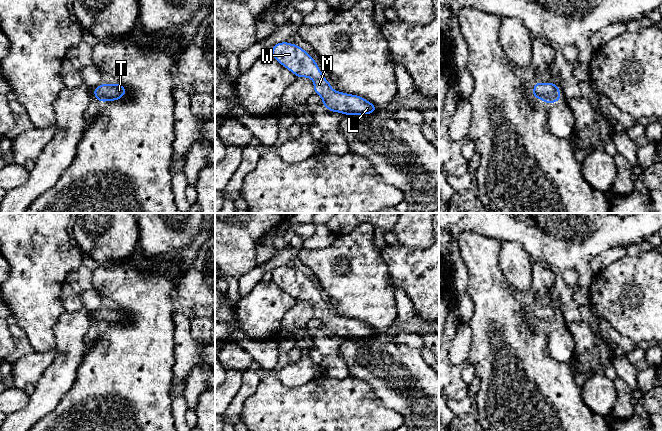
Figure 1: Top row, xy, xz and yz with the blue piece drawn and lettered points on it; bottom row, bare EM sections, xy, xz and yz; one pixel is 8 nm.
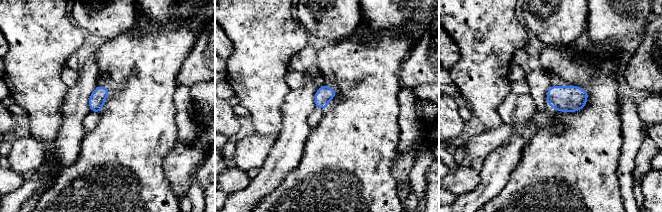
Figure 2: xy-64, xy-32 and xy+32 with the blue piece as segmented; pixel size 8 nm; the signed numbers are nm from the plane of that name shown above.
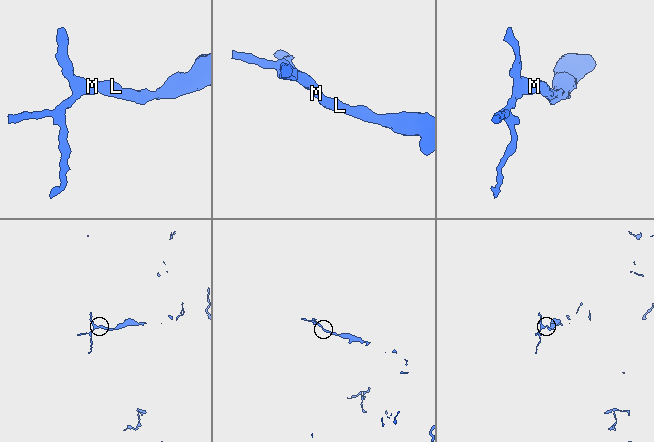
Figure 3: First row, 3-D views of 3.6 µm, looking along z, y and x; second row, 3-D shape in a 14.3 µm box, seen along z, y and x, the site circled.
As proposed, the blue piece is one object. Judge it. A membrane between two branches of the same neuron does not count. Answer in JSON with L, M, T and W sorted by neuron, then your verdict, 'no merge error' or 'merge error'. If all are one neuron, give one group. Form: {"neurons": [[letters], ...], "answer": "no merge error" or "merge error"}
{"neurons": [["L", "M", "T", "W"]], "answer": "no merge error"}

